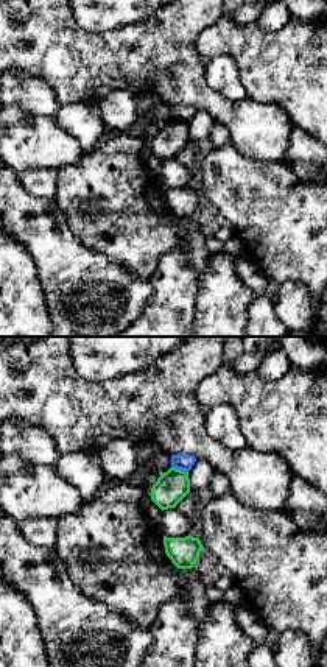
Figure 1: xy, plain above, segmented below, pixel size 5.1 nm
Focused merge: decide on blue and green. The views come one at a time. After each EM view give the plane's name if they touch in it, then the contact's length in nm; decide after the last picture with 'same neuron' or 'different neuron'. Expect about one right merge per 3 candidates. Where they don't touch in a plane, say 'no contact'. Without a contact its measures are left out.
contact in xy; length 90 nm

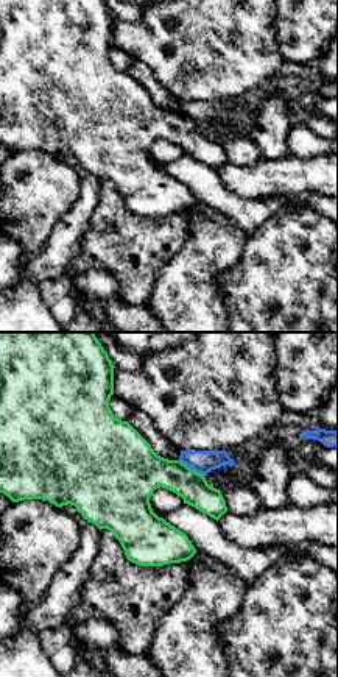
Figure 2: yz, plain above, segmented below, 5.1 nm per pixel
contact in yz; length 150 nm

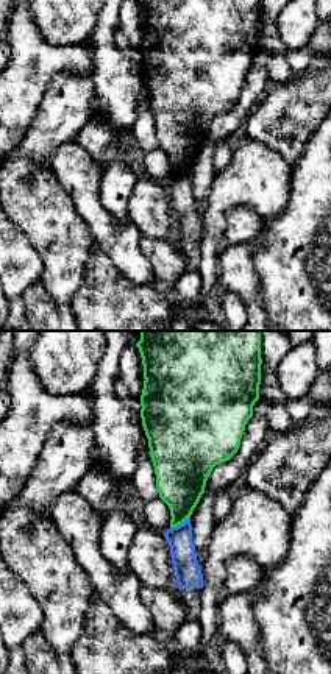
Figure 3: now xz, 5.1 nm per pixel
contact in xz; length 130 nm

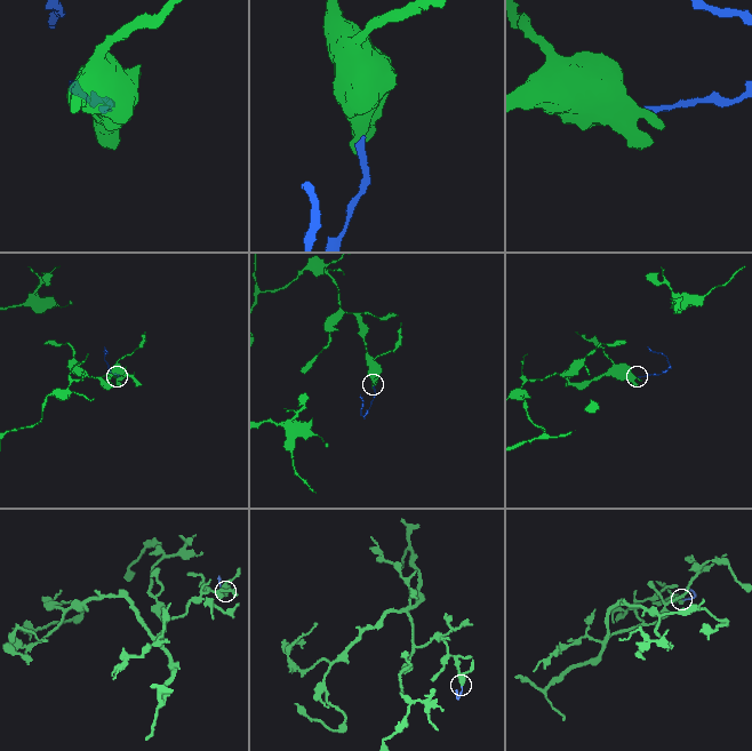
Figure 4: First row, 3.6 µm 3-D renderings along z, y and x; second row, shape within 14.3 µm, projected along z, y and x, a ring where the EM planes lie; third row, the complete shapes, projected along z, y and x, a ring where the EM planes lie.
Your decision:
different neuron

